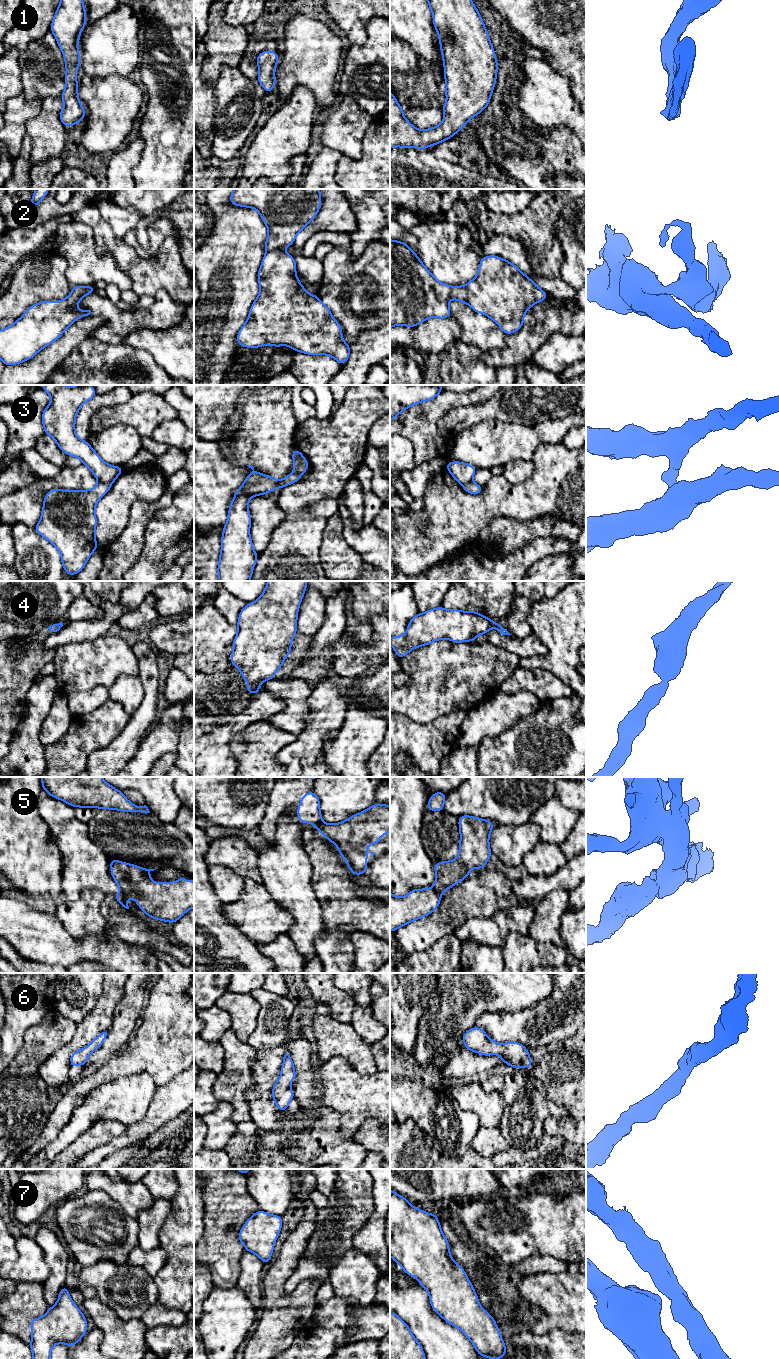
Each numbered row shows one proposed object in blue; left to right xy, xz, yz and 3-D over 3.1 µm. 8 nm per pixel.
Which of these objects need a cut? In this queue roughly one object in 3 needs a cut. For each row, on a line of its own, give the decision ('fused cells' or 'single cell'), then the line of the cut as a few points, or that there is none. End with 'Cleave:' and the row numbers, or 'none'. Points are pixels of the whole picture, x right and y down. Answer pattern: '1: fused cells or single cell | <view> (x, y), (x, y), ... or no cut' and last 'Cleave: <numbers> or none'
1: single cell | no cut
2: fused cells | xz (280, 248), (267, 251)
3: fused cells | xz (293, 458), (306, 461)
4: single cell | no cut
5: fused cells | xy (120, 891), (126, 897)
6: single cell | no cut
7: single cell | no cut
Cleave: 2, 3, 5

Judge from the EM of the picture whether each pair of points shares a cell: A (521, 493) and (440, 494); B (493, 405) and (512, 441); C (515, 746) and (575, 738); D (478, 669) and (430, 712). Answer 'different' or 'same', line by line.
A: same
B: different
C: same
D: same

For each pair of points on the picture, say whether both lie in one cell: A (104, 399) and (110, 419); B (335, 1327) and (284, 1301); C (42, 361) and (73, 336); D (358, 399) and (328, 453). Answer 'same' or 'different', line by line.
A: different
B: different
C: same
D: same

